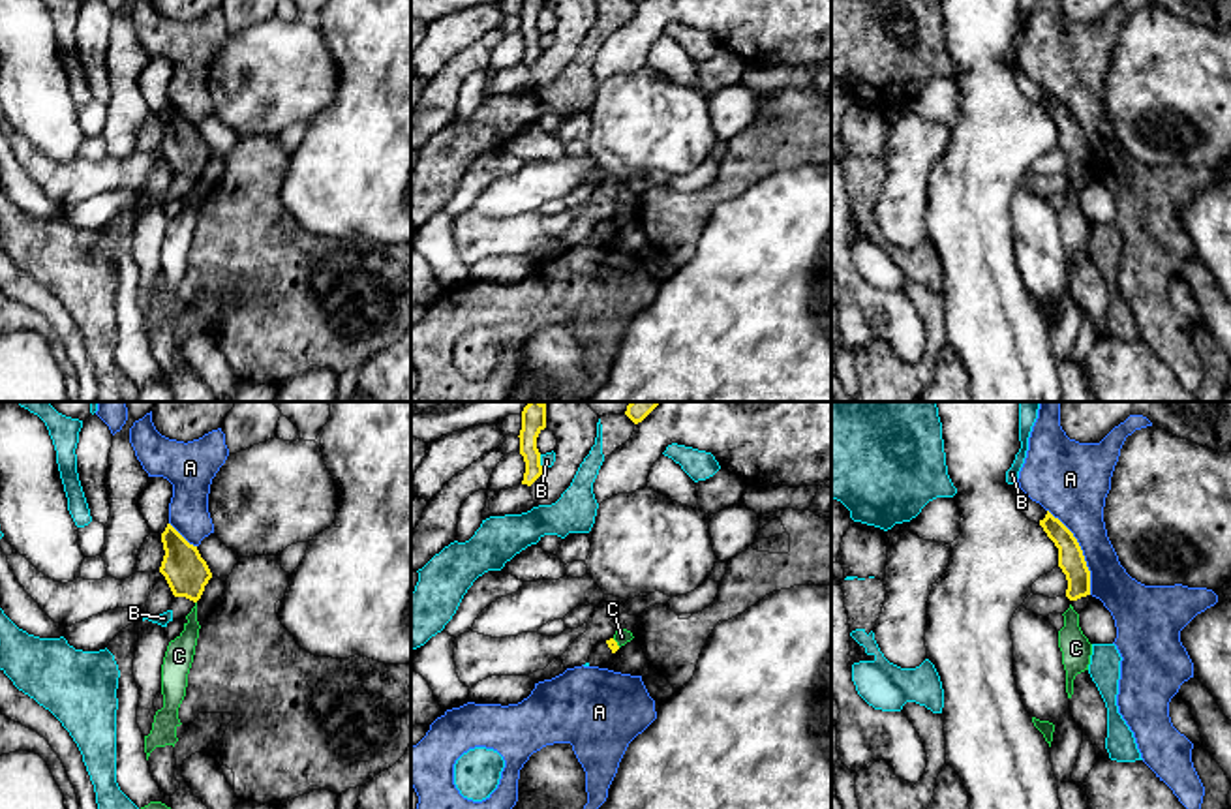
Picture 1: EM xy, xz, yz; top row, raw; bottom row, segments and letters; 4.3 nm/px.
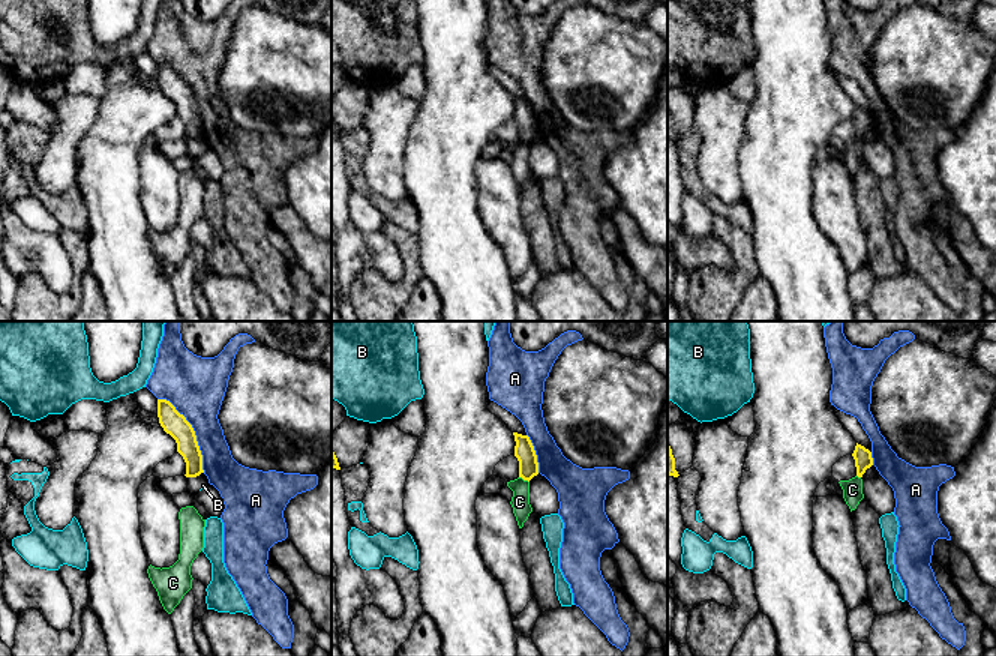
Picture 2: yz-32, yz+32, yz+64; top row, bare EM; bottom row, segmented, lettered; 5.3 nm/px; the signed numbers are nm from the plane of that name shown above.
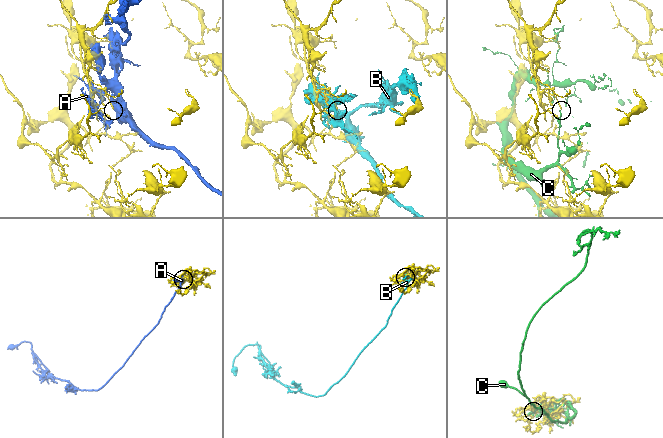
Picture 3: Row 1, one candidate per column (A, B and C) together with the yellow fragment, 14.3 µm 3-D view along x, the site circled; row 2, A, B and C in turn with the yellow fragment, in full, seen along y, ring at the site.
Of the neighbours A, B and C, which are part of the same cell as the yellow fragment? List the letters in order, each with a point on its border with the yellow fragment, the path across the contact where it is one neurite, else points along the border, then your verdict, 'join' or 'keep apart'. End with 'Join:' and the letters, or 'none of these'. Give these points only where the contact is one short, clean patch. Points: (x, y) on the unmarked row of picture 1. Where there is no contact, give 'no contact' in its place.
A: yz (1081, 132) | keep apart
B: xz (539, 42) | keep apart
C: xz (616, 222) | keep apart
Join: none of these

